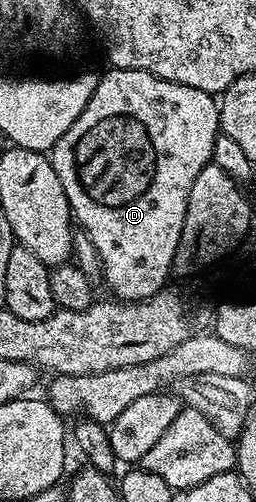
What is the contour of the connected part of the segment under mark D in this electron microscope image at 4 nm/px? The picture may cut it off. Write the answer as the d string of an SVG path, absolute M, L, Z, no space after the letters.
M113 68L107 69L107 74L103 73L98 79L96 88L92 92L92 100L88 100L88 104L84 108L84 112L80 112L80 116L76 120L76 124L72 124L72 128L68 128L68 132L64 132L64 136L60 136L60 140L54 146L54 149L49 151L48 157L50 162L56 168L56 176L60 176L60 184L64 184L64 196L68 196L68 204L70 205L70 213L73 221L77 223L79 227L90 237L92 244L96 248L98 258L102 261L101 273L106 274L106 282L115 290L119 299L127 302L141 302L145 299L151 298L156 291L163 289L171 281L170 270L175 269L174 257L178 254L178 245L182 239L182 229L184 228L184 216L188 212L188 192L192 192L192 184L196 180L196 176L200 176L200 172L206 166L211 165L212 162L212 148L214 147L214 141L218 139L220 133L220 127L218 124L218 107L219 103L216 101L215 95L204 92L200 88L188 88L188 84L176 84L175 82L169 82L163 78L157 78L152 76L148 72L140 72L139 70L116 70Z

